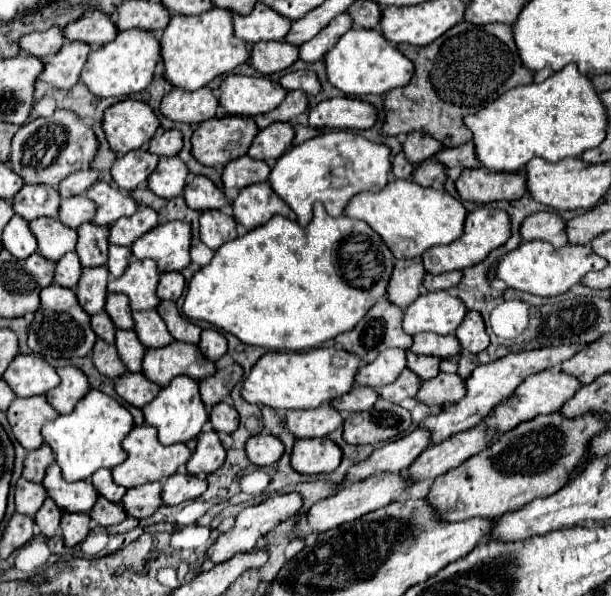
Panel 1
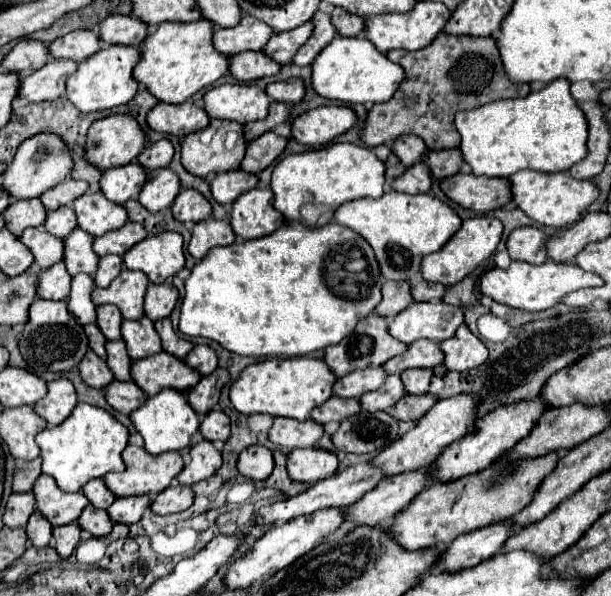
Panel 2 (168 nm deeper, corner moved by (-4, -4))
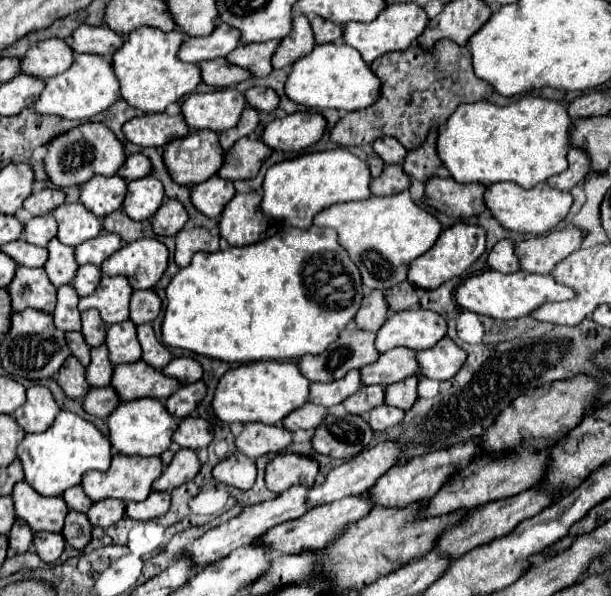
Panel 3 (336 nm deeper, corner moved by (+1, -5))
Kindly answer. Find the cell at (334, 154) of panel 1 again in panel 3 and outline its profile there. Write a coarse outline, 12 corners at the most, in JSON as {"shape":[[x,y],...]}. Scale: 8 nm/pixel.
{"shape":[[348,149],[266,171],[262,211],[300,229],[334,203],[368,199]]}

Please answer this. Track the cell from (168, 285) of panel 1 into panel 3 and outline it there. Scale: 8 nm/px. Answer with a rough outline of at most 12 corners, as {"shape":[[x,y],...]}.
{"shape":[[154,289],[132,293],[130,319],[152,323],[162,309]]}

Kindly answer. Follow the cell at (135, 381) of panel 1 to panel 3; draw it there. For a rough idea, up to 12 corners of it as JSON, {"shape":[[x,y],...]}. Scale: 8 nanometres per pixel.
{"shape":[[92,387],[84,409],[106,419],[120,405],[112,387]]}

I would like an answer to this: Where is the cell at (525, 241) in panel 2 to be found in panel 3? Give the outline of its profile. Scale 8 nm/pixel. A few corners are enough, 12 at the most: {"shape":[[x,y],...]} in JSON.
{"shape":[[512,239],[494,245],[488,265],[502,273],[520,271]]}

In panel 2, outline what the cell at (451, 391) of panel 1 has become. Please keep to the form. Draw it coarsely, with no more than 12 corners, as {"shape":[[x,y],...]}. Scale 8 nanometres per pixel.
{"shape":[[431,394],[405,396],[393,418],[417,422],[437,402]]}

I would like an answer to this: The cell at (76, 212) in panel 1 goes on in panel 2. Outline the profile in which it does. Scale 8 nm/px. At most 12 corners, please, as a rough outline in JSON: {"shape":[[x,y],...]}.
{"shape":[[69,206],[47,214],[45,230],[67,238],[75,228],[75,212]]}

